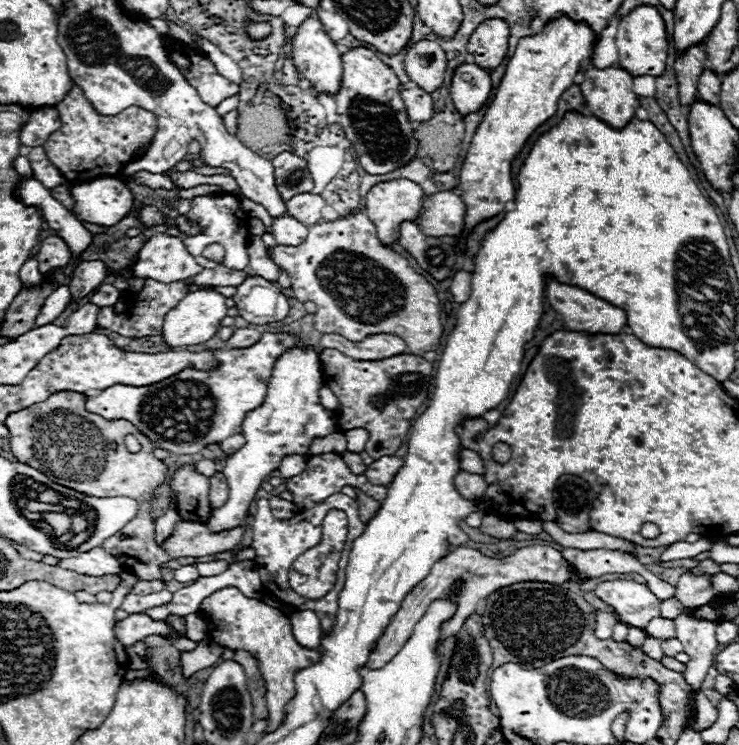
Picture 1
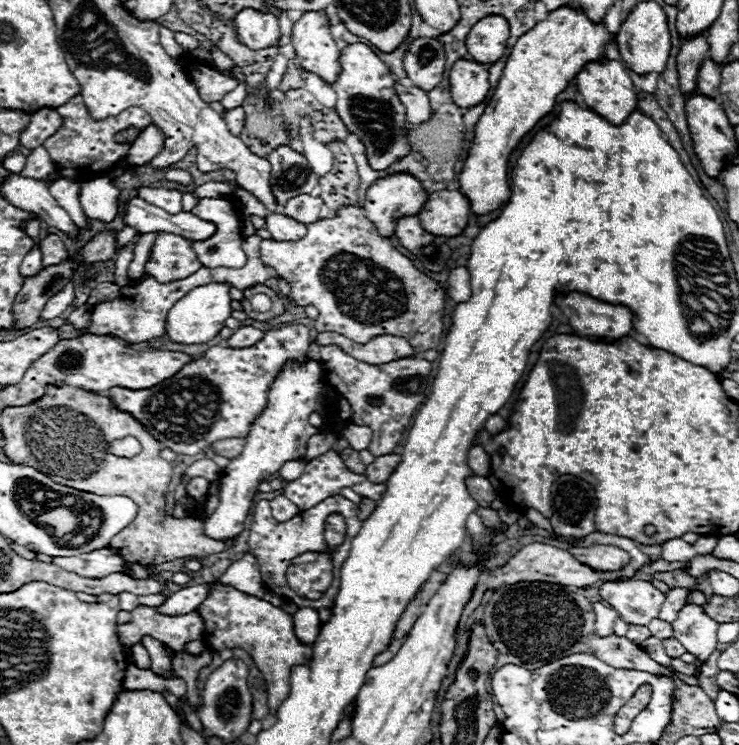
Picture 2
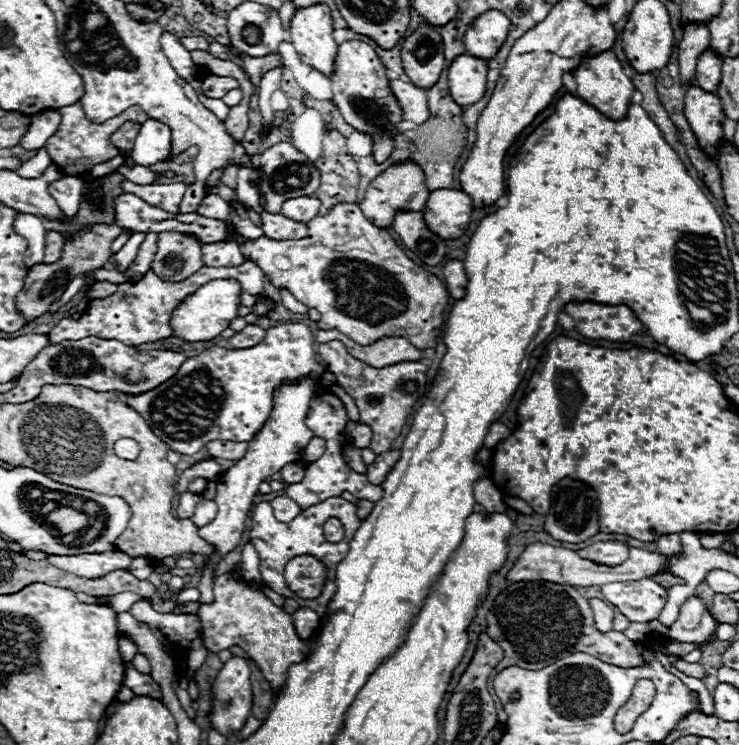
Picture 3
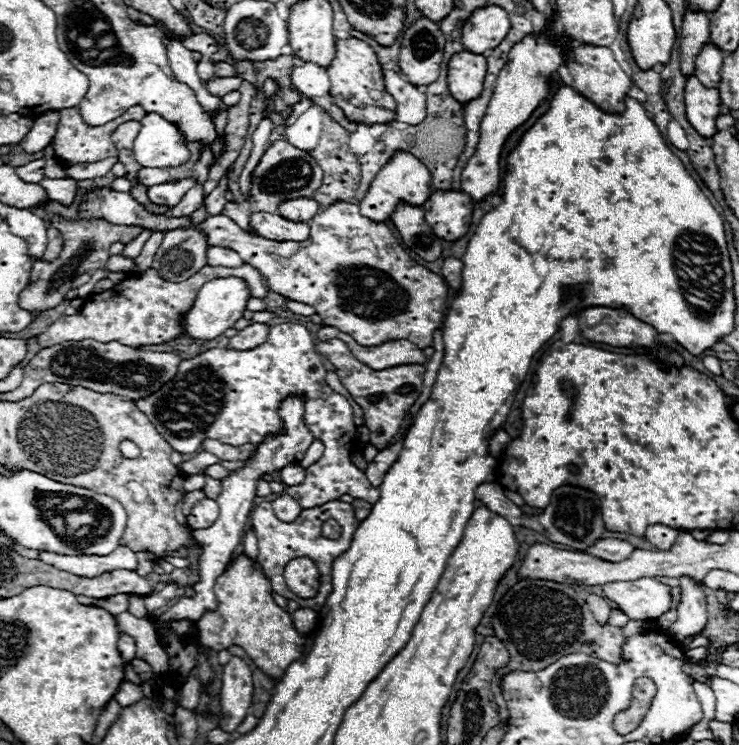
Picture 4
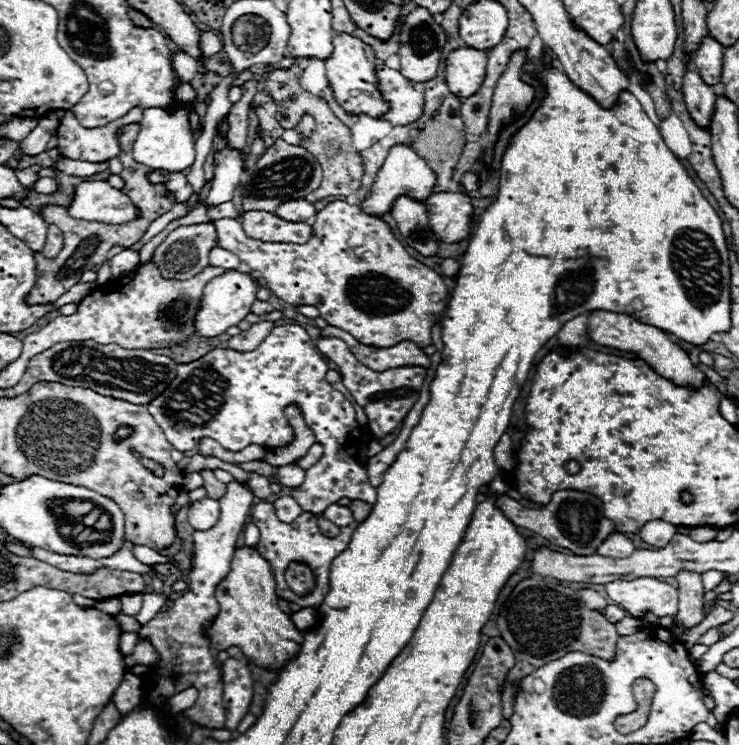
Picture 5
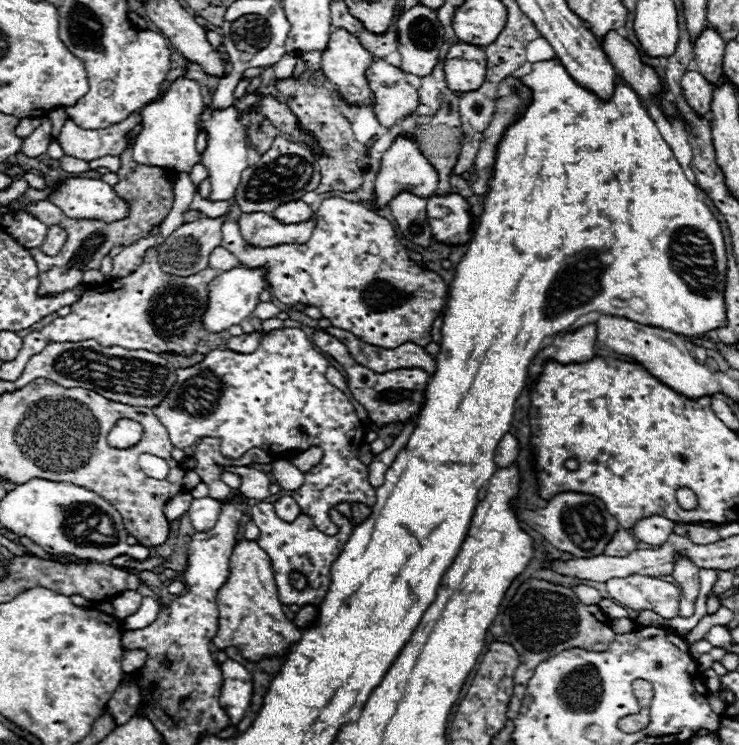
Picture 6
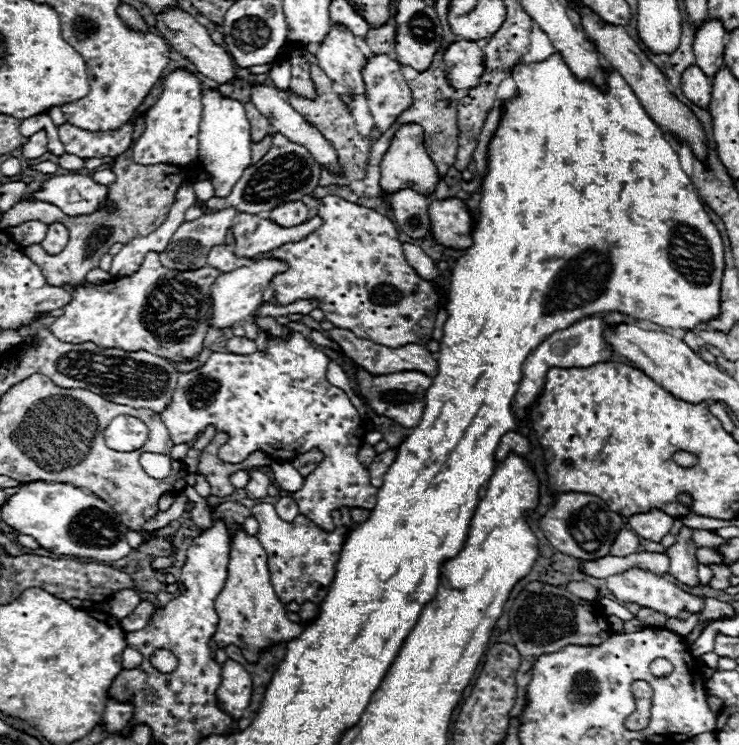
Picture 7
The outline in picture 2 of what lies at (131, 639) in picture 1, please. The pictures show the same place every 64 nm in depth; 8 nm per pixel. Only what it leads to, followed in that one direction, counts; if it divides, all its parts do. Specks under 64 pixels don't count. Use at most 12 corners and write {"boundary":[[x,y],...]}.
{"boundary":[[138,606],[118,626],[126,646],[152,636],[180,652],[203,641],[198,612],[166,616]]}

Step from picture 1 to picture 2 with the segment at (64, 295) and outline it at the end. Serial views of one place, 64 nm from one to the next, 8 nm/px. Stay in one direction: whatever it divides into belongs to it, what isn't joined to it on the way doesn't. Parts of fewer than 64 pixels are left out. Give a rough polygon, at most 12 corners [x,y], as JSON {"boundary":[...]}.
{"boundary":[[66,284],[44,306],[40,318],[60,316],[74,300],[74,284]]}

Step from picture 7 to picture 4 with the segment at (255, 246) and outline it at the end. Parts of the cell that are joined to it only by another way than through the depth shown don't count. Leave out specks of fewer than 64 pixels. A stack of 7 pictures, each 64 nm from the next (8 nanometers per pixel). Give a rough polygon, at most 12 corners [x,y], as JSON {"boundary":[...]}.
{"boundary":[[270,212],[250,214],[256,236],[278,242],[302,242],[306,222]]}

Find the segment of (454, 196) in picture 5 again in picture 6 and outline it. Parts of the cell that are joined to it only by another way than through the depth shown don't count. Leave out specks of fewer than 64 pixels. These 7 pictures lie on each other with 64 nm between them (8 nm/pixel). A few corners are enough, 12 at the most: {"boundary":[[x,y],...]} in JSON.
{"boundary":[[458,194],[428,198],[432,236],[470,242],[470,204]]}

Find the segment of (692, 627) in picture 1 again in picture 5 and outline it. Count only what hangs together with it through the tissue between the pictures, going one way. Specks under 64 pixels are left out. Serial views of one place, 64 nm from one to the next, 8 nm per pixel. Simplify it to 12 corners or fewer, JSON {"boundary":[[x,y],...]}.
{"boundary":[[680,570],[678,614],[684,628],[704,618],[704,590],[698,572]]}

